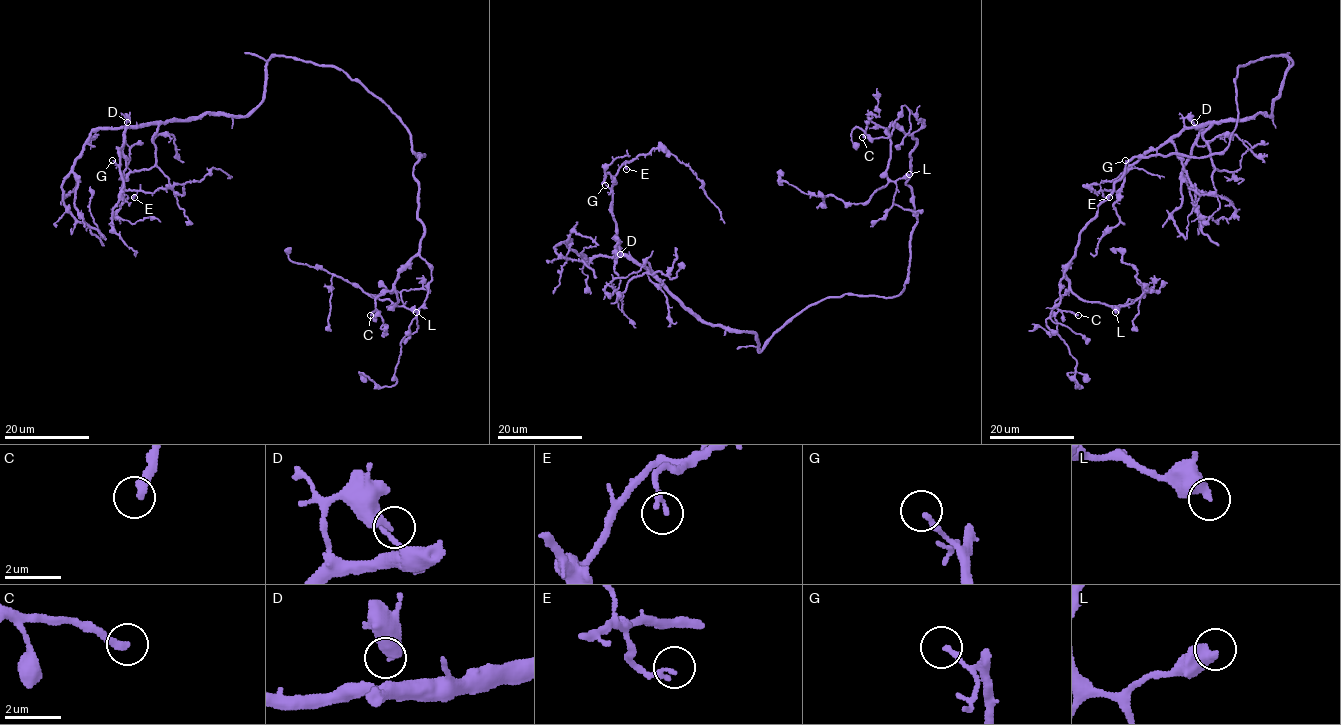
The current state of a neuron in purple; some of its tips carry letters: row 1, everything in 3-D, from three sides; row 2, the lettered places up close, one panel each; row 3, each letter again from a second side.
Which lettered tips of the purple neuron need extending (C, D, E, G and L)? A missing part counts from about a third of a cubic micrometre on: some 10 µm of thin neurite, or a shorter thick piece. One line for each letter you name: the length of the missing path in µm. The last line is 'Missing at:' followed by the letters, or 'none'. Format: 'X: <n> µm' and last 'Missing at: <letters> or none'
C: 15 µm
E: 6 µm
Missing at: C, E

